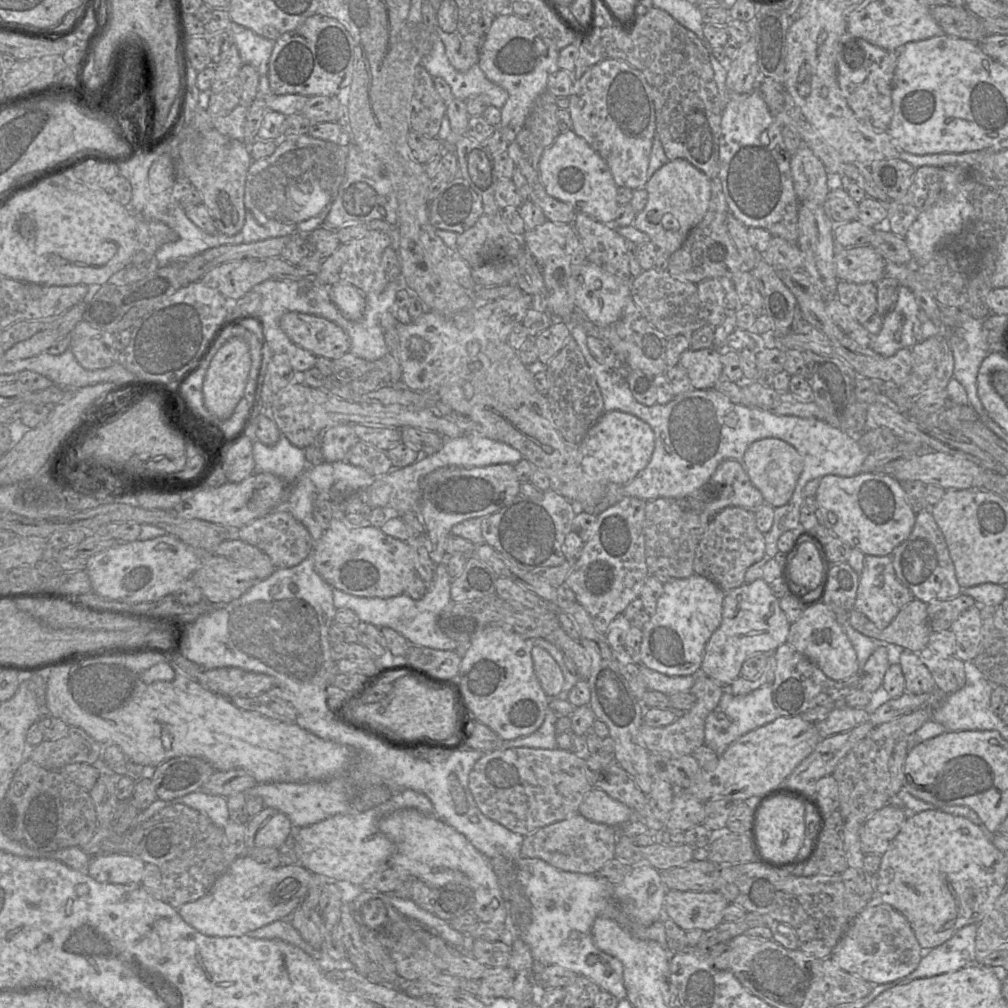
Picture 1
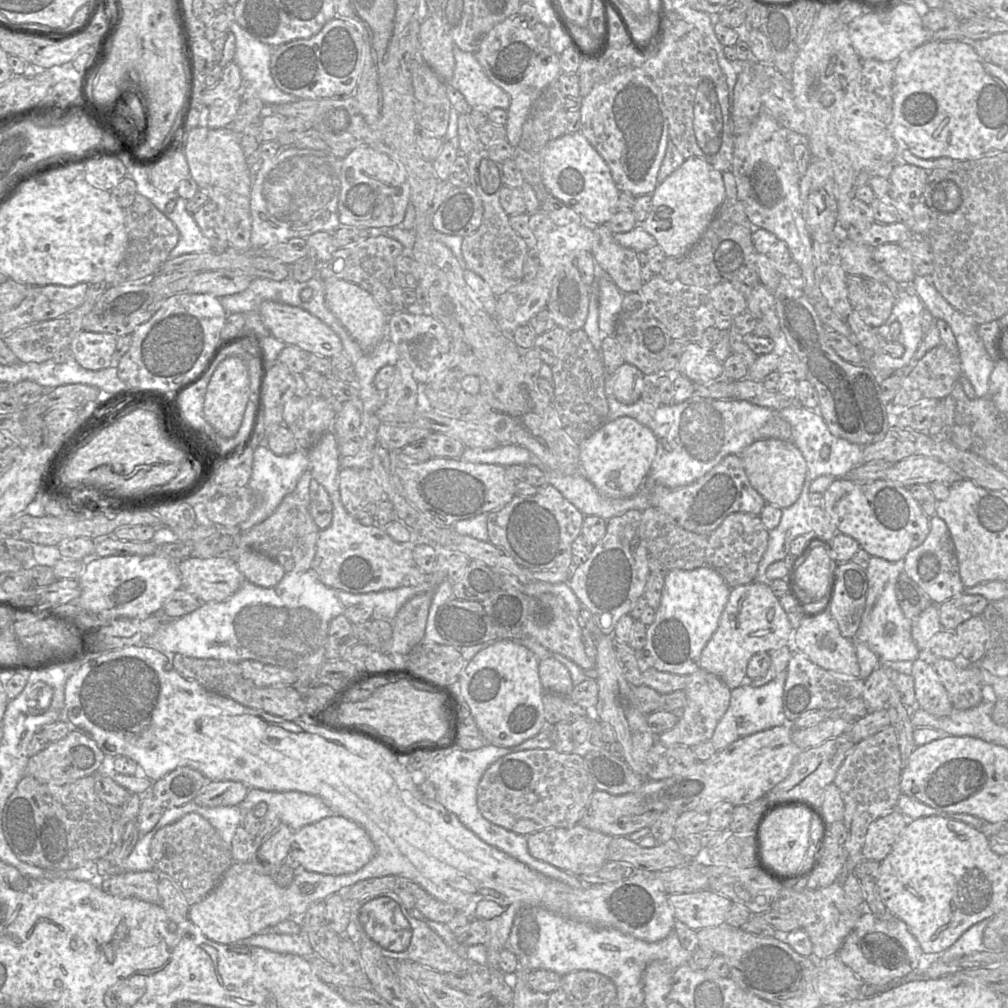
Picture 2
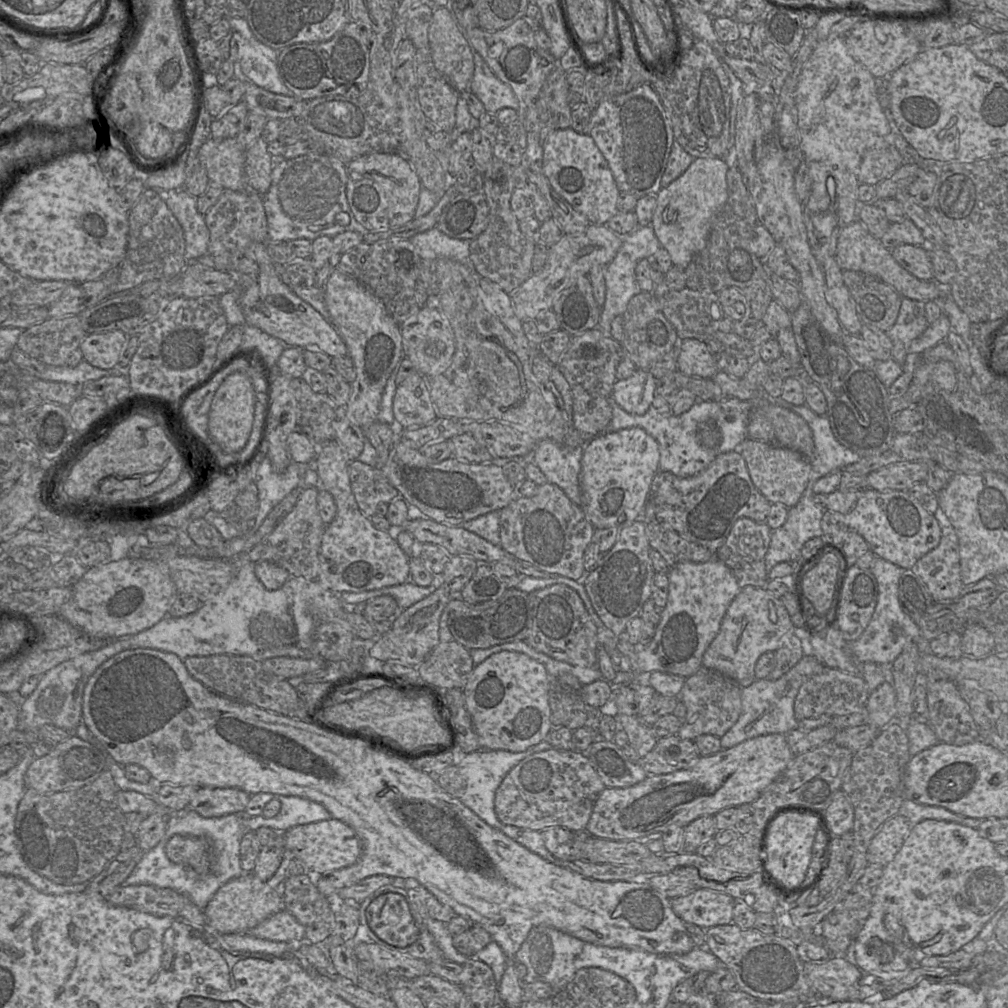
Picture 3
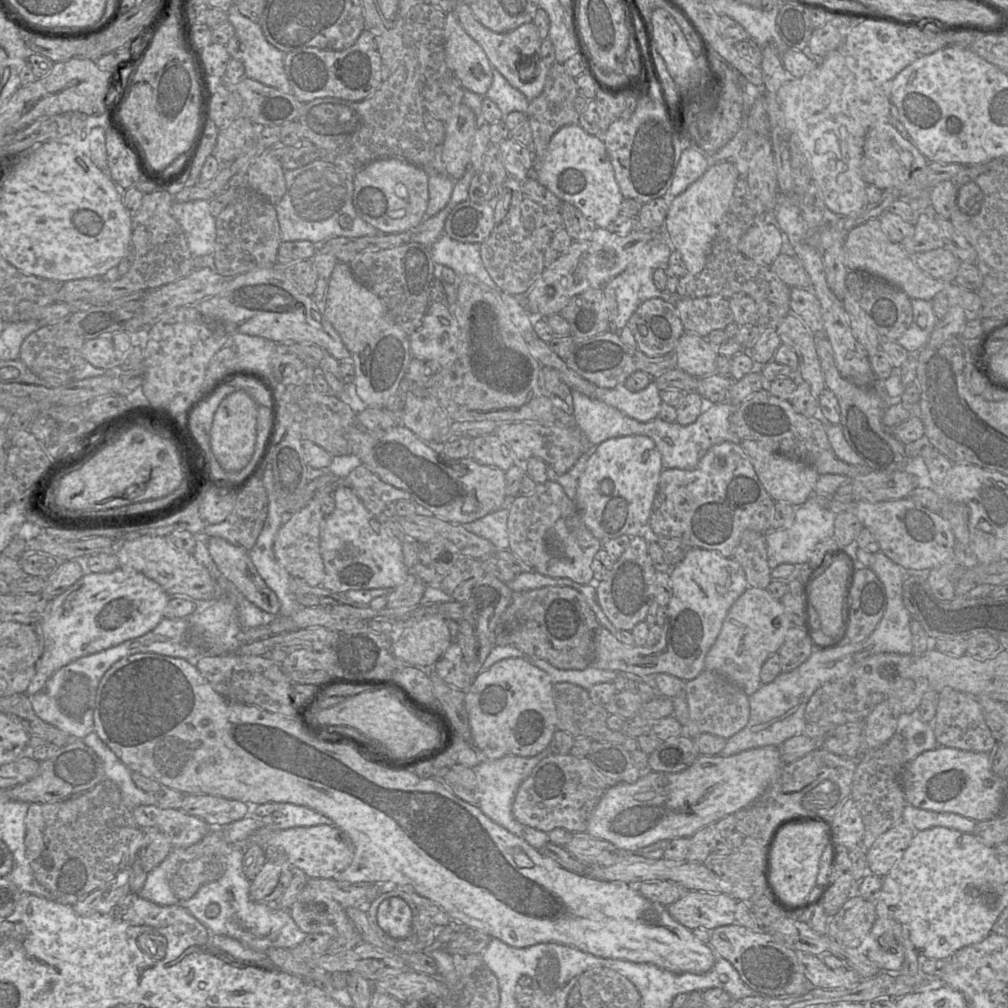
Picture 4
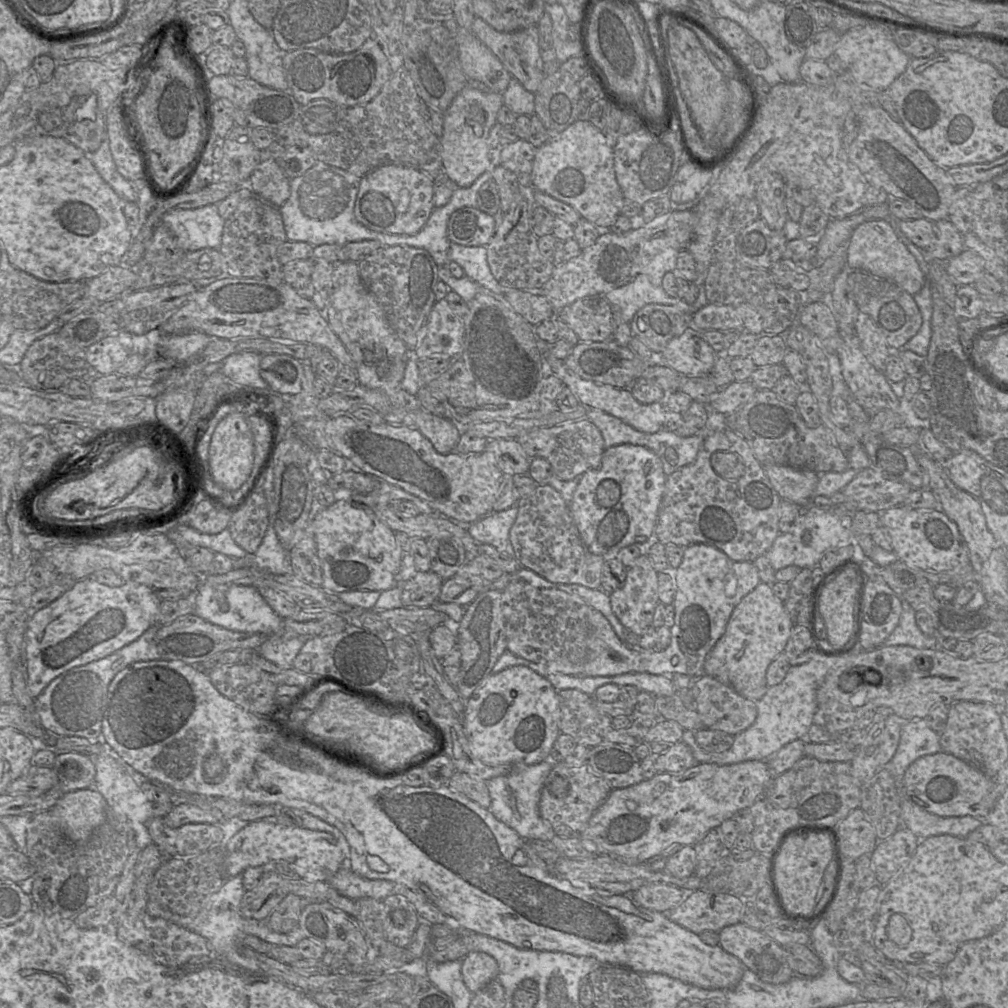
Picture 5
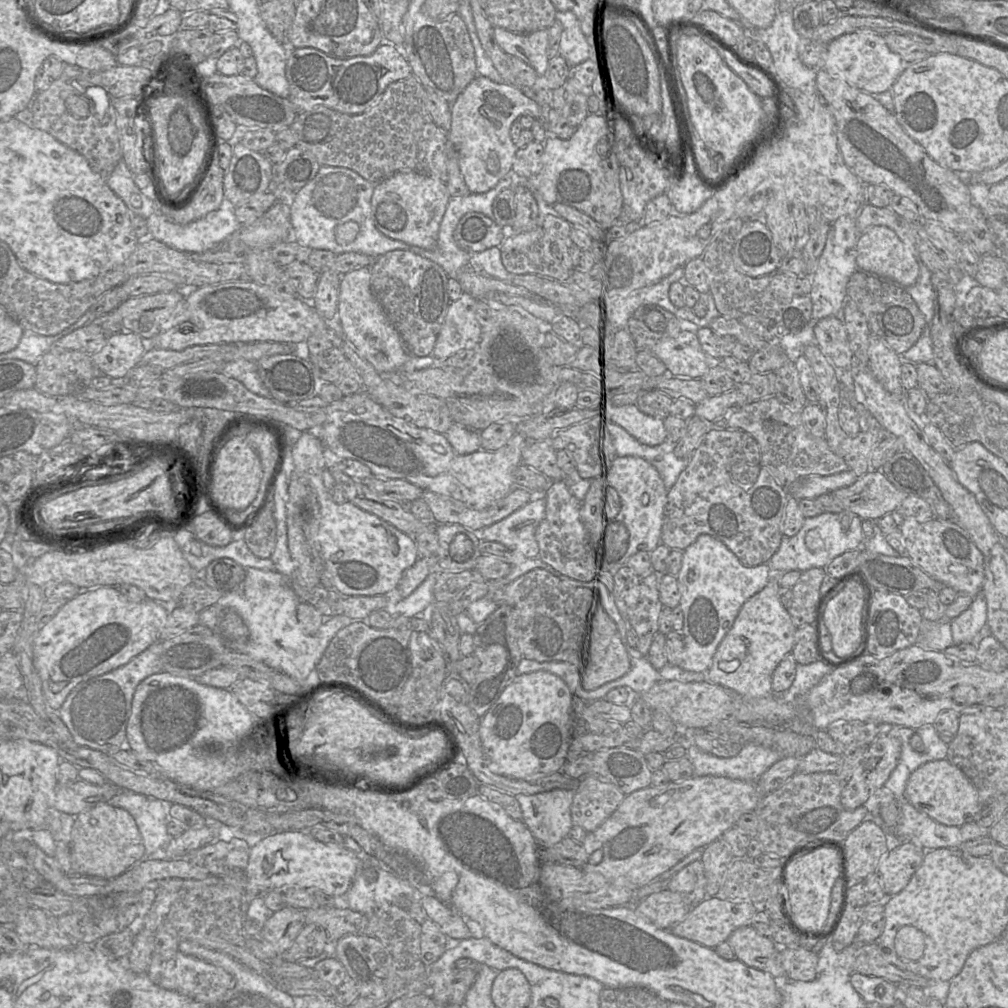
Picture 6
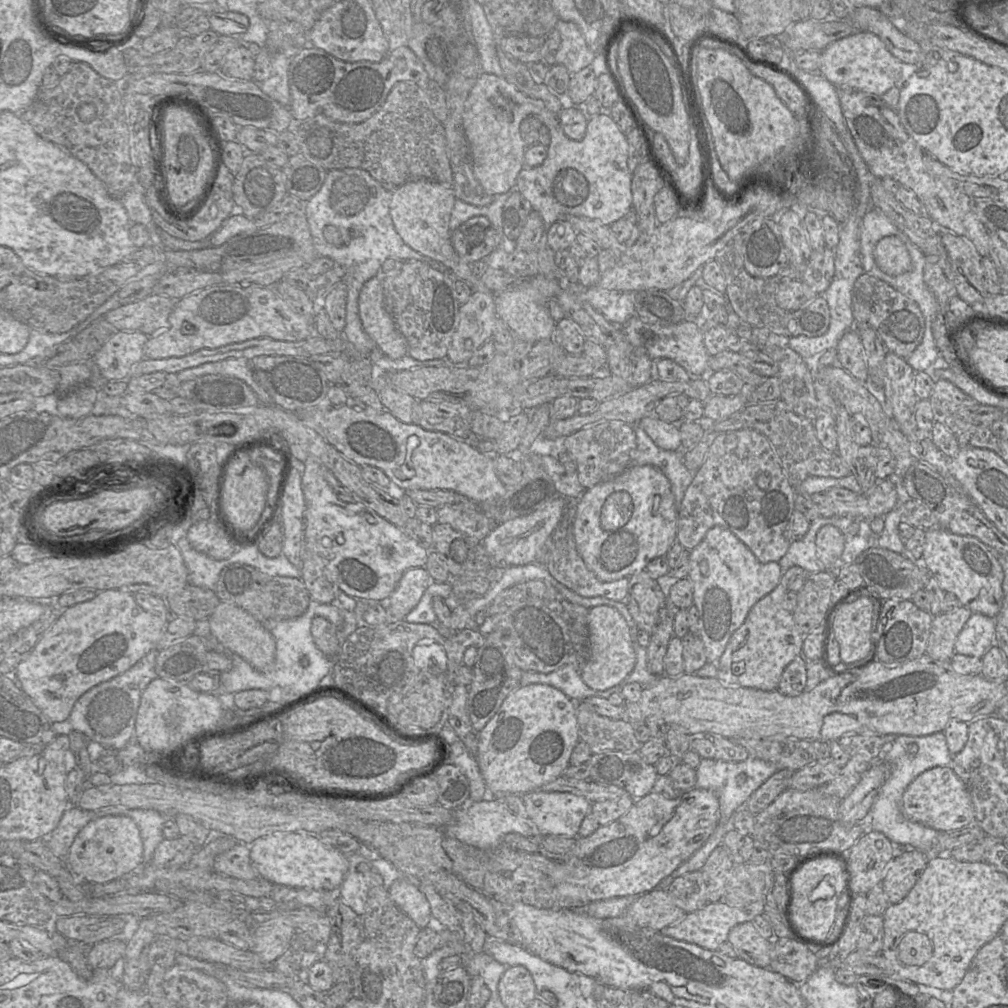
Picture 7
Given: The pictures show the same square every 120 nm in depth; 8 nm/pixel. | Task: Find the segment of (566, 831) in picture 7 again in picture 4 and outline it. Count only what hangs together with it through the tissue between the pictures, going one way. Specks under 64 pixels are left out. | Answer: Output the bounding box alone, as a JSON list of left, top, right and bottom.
[473,748,550,850]

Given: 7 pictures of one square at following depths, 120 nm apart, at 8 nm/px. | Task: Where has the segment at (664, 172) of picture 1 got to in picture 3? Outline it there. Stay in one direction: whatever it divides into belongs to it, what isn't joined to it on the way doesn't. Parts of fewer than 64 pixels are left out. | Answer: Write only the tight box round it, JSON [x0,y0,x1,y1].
[651,158,729,270]

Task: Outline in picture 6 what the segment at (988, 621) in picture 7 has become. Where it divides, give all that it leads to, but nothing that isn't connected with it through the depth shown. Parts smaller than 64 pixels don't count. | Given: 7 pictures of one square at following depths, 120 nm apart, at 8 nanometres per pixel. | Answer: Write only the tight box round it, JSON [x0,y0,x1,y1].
[950,593,987,646]

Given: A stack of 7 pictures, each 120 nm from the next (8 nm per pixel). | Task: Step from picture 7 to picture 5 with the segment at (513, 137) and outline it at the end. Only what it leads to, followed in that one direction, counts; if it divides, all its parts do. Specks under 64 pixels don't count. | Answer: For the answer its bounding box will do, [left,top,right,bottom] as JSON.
[440,86,503,187]

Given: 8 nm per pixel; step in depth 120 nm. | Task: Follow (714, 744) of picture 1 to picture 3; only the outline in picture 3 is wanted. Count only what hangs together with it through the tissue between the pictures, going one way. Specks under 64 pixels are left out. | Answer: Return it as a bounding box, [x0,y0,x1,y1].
[720,655,823,749]

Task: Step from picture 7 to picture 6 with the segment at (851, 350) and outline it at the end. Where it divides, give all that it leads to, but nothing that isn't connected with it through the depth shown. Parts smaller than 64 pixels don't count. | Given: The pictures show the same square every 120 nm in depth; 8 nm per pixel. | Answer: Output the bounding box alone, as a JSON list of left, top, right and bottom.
[814,316,855,370]

